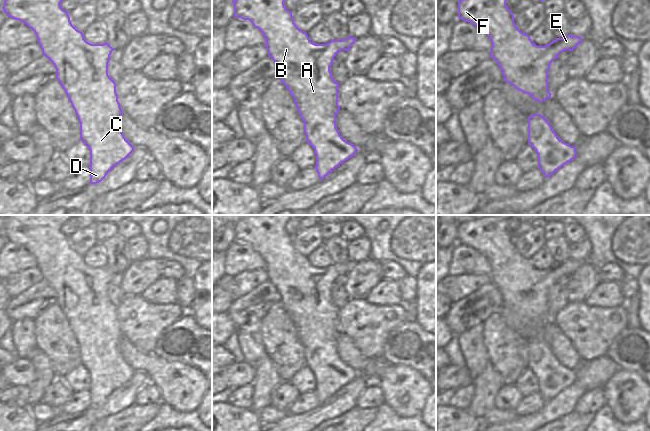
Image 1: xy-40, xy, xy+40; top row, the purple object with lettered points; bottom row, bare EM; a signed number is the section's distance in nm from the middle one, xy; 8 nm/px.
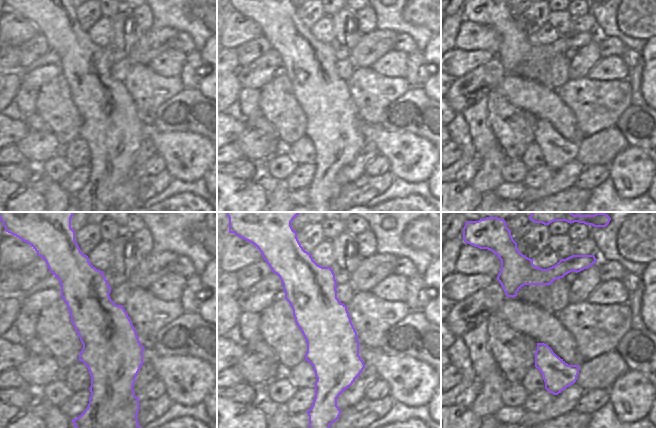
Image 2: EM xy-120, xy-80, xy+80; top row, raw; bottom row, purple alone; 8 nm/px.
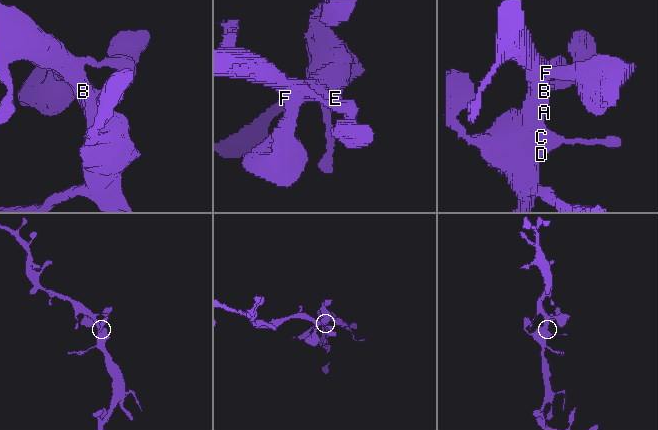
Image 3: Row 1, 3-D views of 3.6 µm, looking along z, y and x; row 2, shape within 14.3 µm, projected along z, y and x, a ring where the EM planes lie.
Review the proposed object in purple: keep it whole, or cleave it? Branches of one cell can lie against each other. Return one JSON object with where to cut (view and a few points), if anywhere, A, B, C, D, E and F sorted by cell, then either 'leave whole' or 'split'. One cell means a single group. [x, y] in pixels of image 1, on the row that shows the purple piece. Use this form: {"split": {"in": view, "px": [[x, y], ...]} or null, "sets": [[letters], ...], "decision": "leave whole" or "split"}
{"split": null, "sets": [["A", "B", "C", "D", "E", "F"]], "decision": "leave whole"}

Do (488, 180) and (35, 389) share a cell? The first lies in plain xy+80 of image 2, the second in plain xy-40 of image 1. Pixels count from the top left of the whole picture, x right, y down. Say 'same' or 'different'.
same

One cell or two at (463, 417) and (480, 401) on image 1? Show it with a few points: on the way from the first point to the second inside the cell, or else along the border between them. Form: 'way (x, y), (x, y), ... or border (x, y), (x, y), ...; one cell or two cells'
border (467, 410), (481, 420); two cells

